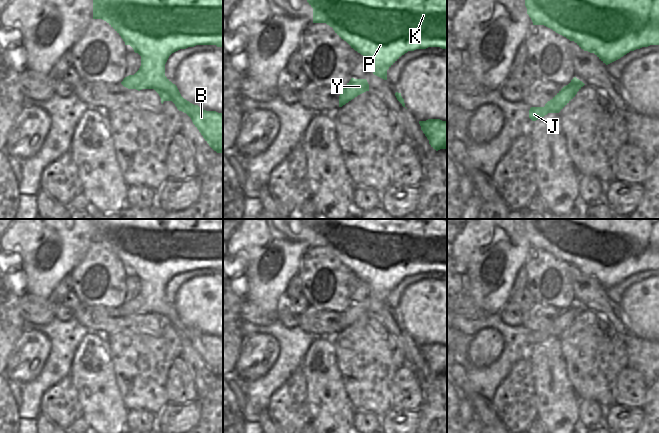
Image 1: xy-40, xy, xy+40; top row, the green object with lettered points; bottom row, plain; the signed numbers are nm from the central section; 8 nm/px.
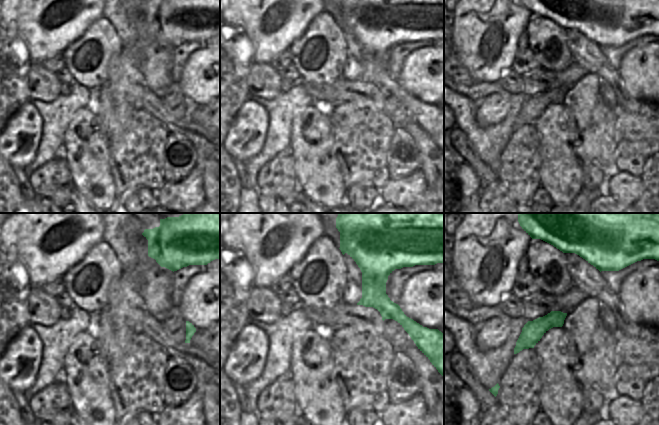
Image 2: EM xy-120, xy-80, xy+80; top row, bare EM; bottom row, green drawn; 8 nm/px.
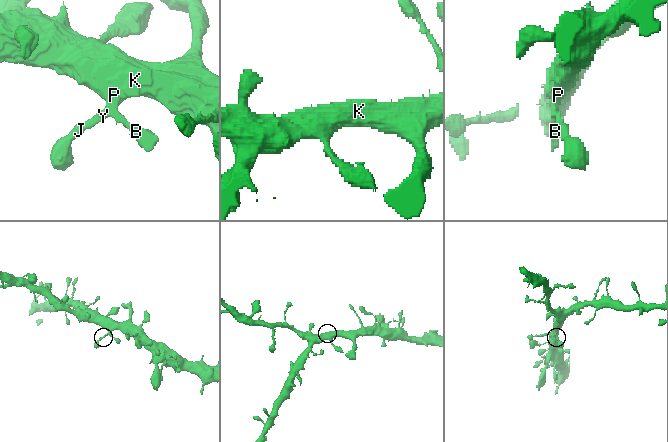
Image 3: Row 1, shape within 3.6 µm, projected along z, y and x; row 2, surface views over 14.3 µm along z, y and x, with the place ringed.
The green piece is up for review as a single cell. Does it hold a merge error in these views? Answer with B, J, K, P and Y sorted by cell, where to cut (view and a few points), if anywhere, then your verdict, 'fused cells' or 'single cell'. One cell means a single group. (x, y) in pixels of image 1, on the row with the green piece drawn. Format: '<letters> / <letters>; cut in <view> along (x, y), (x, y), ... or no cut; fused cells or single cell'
B J K P Y; no cut; single cell

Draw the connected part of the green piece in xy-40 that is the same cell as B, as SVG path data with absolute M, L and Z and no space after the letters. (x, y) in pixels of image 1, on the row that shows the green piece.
M93 0L93 19L106 21L141 56L141 66L134 75L123 79L121 84L128 89L154 89L164 101L172 101L179 111L186 113L205 141L217 153L223 152L223 113L206 111L184 99L177 86L165 76L165 64L169 56L196 45L223 46L223 0Z

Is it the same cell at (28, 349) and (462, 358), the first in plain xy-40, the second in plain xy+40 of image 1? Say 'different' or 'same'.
different

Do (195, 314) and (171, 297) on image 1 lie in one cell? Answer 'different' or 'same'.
different

